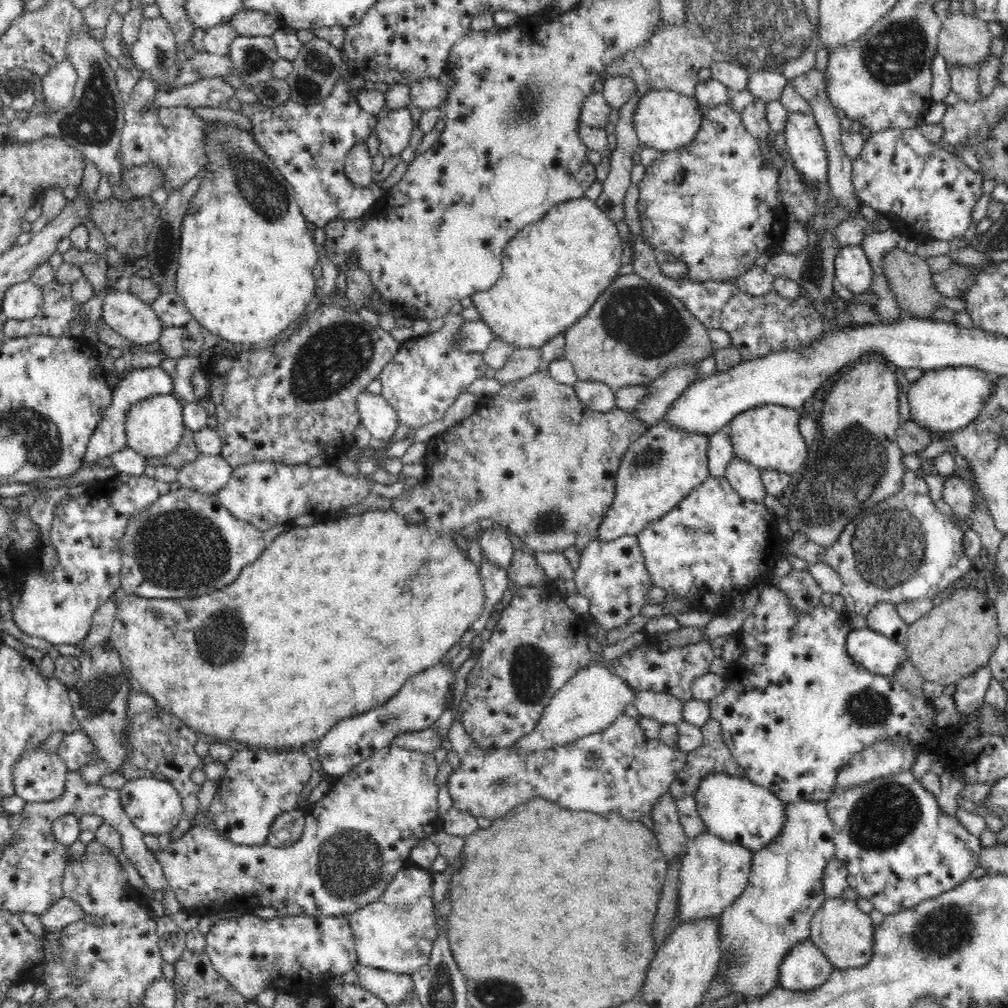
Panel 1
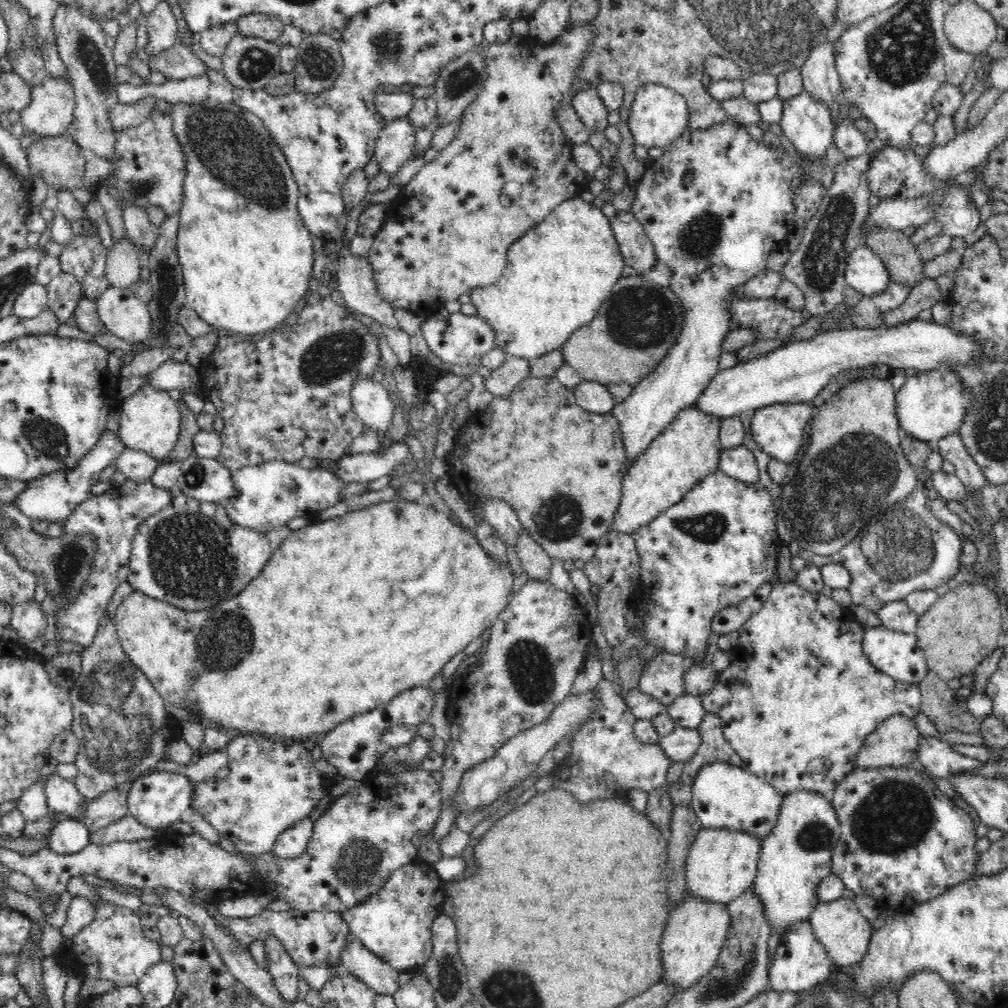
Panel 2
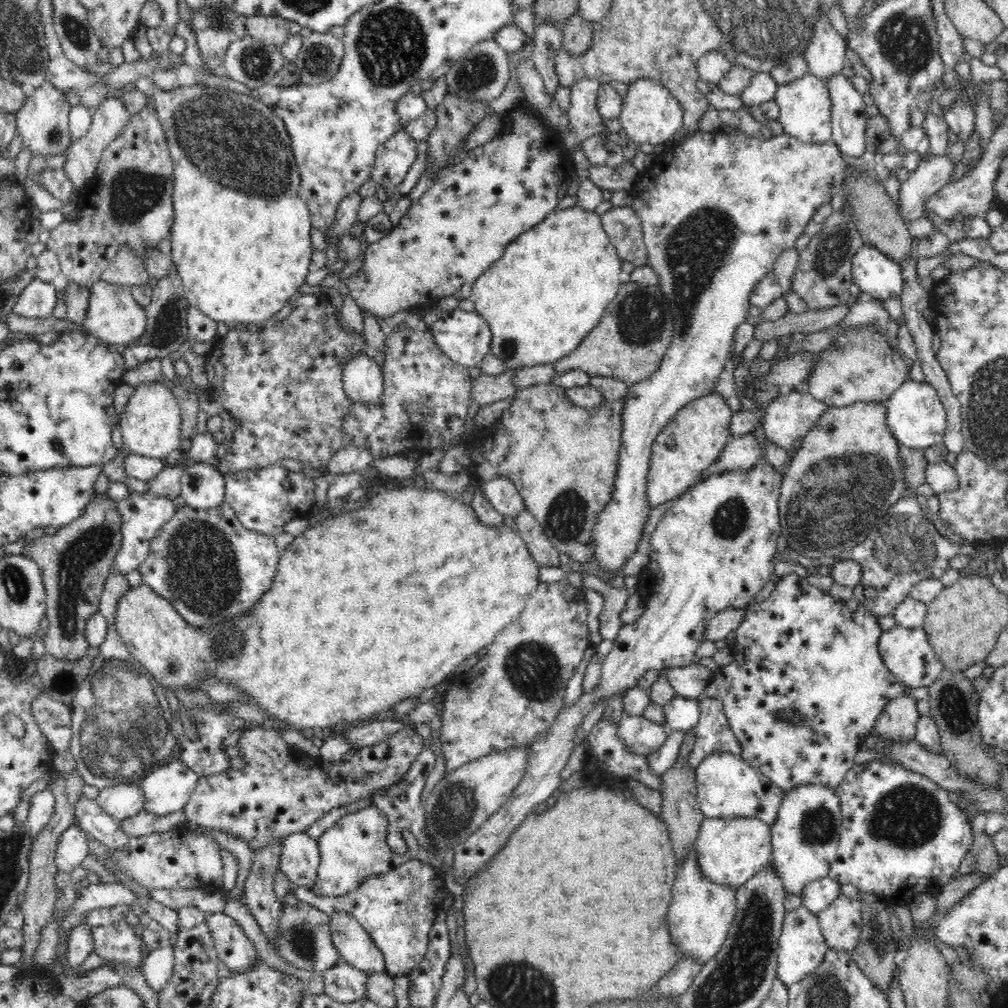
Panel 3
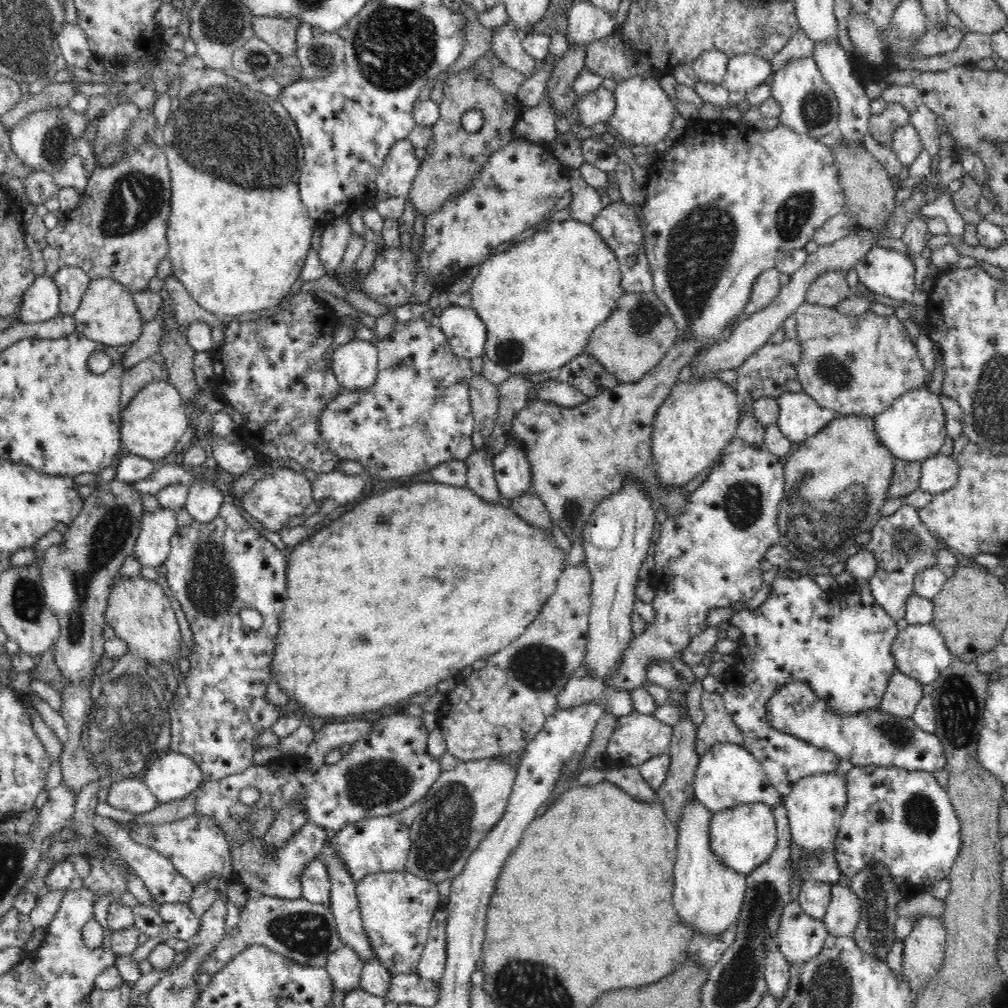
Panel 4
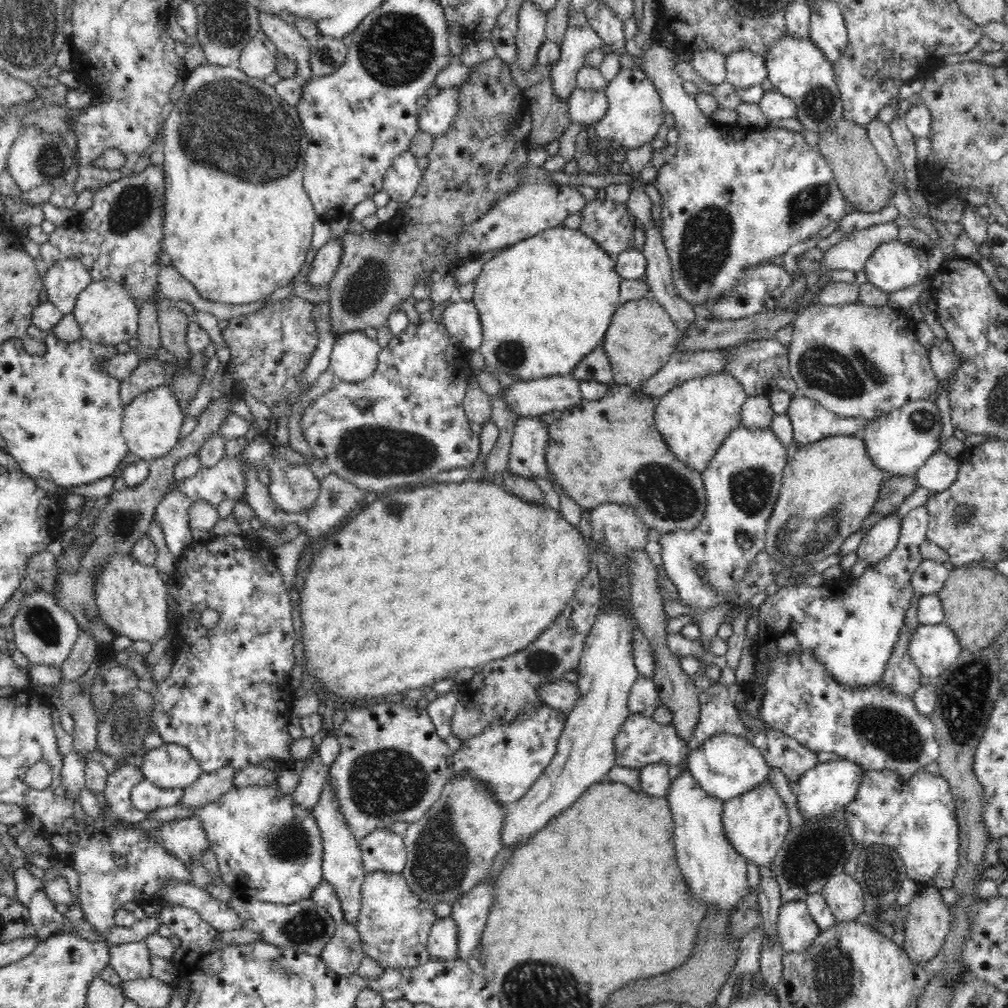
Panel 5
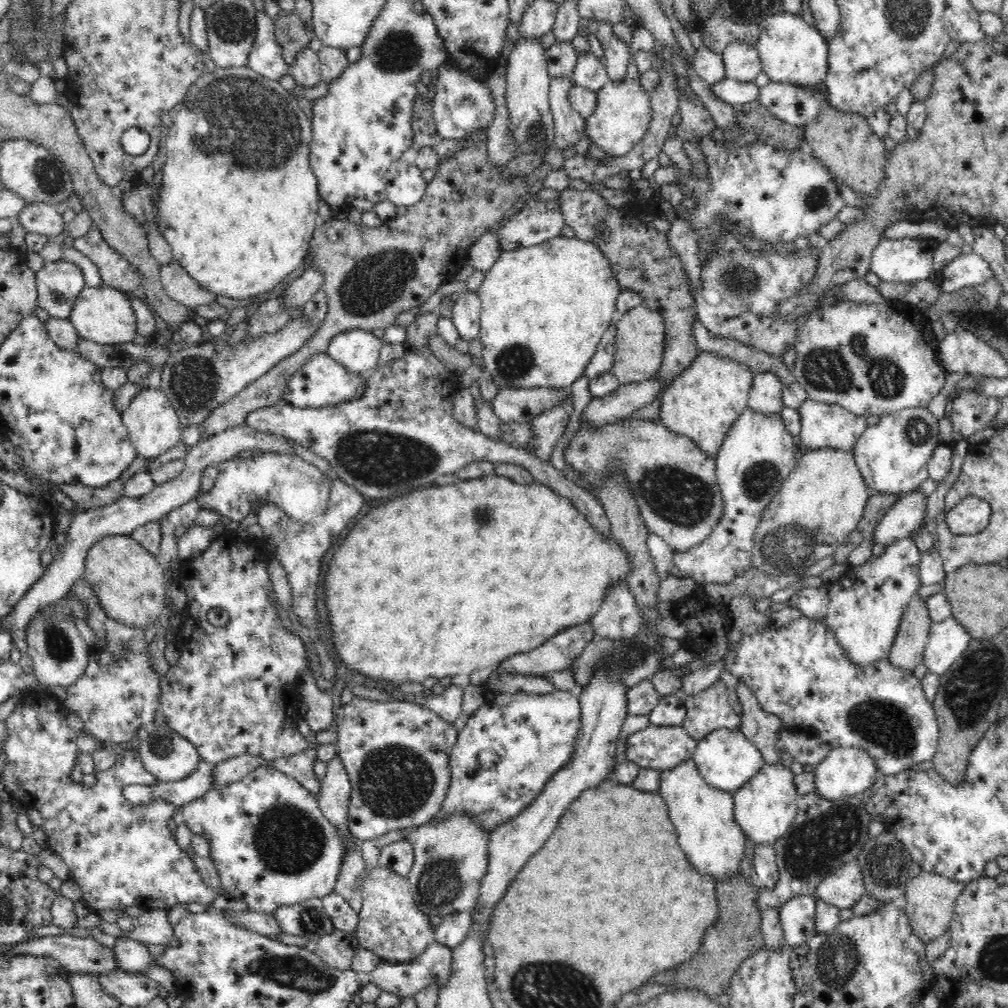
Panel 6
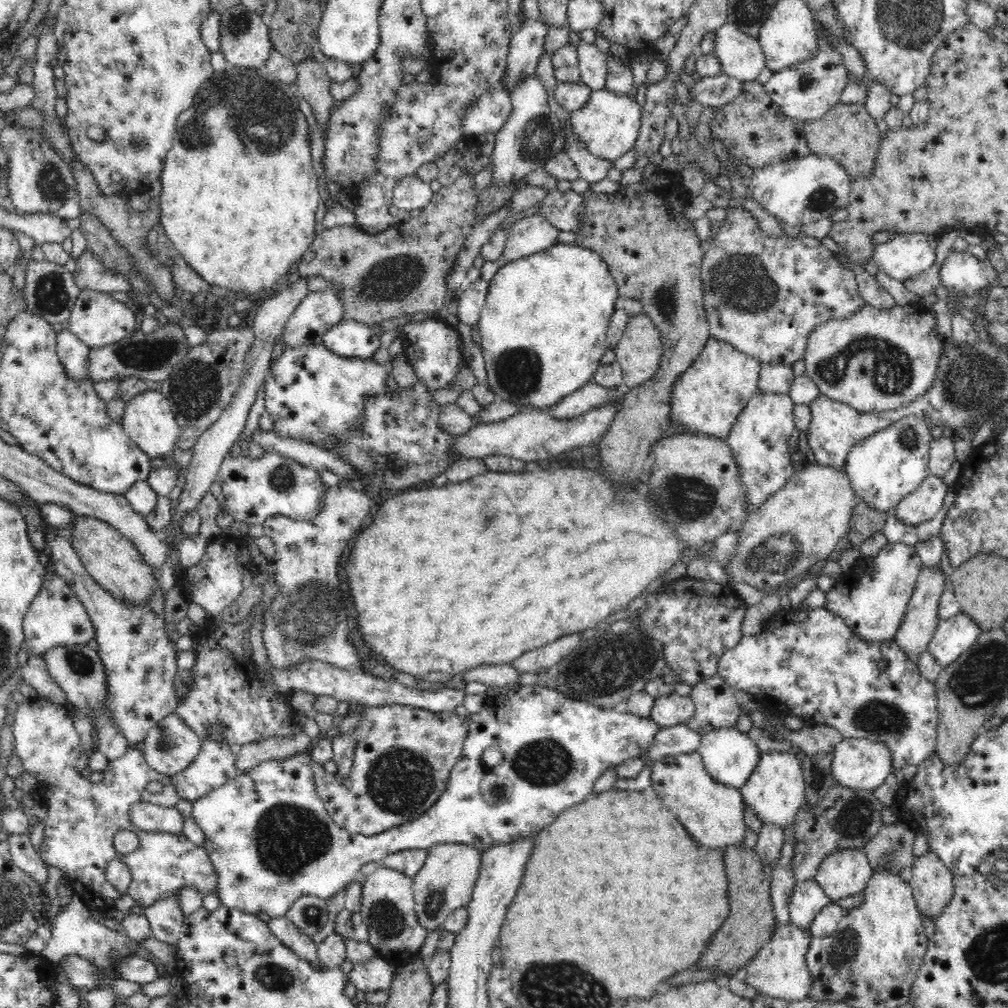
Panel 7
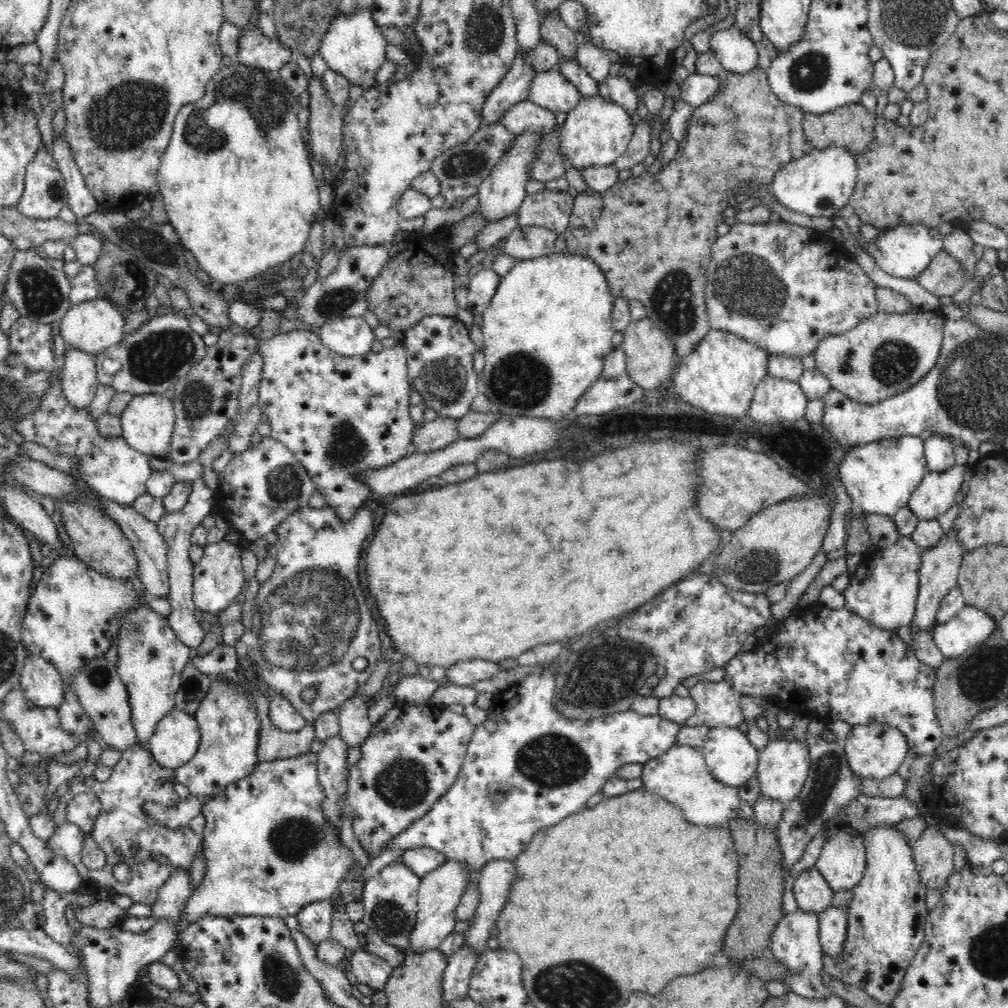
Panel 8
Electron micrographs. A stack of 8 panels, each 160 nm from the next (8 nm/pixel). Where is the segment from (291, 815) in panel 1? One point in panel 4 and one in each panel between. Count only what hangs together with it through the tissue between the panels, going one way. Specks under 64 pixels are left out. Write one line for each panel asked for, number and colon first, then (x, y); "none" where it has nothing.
2: (292, 843)
3: (300, 856)
4: (315, 883)

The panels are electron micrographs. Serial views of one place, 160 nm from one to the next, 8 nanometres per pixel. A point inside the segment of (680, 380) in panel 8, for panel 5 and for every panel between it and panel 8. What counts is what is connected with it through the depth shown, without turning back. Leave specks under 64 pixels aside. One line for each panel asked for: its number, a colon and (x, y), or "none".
5: (694, 418)
6: (702, 403)
7: (707, 399)

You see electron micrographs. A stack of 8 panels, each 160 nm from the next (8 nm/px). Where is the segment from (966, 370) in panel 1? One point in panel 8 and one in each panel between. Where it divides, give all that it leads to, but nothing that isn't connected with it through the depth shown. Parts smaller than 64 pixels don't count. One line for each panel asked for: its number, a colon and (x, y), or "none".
2: (931, 404)
3: (915, 413)
4: (913, 429)
5: (899, 442)
6: (892, 455)
7: (886, 466)
8: (880, 476)

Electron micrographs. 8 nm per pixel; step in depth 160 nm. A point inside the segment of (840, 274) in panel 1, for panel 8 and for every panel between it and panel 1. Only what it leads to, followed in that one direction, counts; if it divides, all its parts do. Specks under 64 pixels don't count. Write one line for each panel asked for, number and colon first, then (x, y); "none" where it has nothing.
2: (865, 272)
3: (879, 277)
4: (884, 271)
5: (893, 266)
6: (902, 260)
7: (905, 255)
8: (905, 251)

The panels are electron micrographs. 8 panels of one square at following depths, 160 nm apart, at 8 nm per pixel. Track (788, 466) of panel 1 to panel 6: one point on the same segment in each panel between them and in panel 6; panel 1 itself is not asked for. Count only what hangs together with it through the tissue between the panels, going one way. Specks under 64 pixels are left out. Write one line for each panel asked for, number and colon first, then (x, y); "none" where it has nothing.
2: (777, 429)
3: (789, 417)
4: (800, 416)
5: (811, 422)
6: (823, 426)

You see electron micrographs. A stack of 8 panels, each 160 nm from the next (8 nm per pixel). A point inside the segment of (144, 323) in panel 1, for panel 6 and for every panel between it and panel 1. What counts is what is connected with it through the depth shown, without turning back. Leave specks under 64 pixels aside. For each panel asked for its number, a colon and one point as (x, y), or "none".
2: (123, 314)
3: (114, 316)
4: (107, 314)
5: (106, 312)
6: (103, 314)

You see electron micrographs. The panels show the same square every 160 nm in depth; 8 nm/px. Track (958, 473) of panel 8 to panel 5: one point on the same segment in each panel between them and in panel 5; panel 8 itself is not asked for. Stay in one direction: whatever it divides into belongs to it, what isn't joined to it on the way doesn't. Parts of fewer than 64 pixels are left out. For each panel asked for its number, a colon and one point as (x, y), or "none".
5: (881, 539)
6: (908, 514)
7: (923, 504)

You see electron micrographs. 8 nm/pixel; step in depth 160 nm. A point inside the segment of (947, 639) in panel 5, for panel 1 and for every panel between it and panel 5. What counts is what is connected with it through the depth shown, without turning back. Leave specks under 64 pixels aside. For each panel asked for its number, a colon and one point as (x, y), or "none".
1: (879, 655)
2: (896, 654)
3: (906, 652)
4: (920, 652)

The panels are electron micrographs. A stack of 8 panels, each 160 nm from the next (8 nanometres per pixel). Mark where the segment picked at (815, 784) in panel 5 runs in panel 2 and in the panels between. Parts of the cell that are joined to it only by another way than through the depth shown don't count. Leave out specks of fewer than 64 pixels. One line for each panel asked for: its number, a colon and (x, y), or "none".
2: (798, 853)
3: (805, 838)
4: (814, 808)

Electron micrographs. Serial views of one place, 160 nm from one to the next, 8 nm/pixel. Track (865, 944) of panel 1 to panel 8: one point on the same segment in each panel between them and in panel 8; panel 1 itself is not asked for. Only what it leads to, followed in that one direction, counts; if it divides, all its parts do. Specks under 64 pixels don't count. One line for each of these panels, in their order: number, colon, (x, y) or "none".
2: (845, 933)
3: (841, 923)
4: (843, 913)
5: (843, 894)
6: (842, 888)
7: (843, 873)
8: (842, 862)

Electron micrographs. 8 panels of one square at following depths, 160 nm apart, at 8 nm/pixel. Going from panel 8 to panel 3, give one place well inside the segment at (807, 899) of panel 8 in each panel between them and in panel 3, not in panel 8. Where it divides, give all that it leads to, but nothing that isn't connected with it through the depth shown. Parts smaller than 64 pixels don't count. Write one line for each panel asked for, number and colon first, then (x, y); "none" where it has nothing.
3: (802, 947)
4: (800, 937)
5: (796, 929)
6: (797, 917)
7: (808, 899)

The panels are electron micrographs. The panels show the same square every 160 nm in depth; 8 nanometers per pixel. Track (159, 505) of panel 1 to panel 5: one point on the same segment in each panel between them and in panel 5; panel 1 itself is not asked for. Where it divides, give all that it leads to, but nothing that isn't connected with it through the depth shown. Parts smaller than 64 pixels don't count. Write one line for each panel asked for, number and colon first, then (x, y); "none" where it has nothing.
2: (192, 555)
3: (211, 568)
4: (216, 569)
5: (227, 699)

